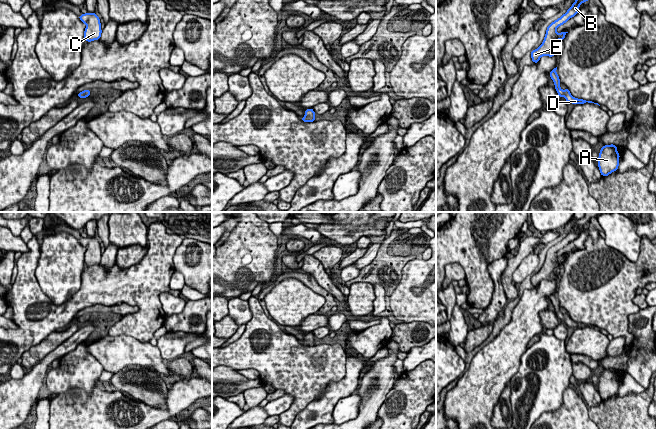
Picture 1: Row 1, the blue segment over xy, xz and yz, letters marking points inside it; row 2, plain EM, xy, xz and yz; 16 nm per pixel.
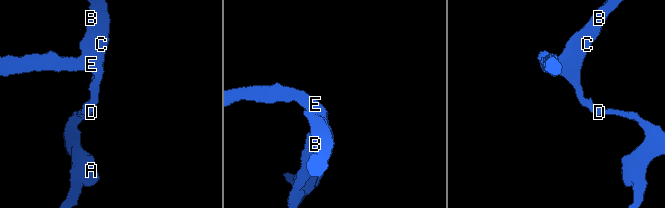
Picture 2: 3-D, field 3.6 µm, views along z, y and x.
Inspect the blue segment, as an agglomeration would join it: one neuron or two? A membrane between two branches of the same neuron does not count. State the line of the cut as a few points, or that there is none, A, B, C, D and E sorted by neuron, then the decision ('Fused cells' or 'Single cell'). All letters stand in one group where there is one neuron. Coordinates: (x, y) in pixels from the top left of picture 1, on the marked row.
No split. Groups: A B C D E. Single cell

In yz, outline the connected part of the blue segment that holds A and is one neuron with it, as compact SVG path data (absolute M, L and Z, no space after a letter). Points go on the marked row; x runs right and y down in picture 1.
M605 145L601 148L598 157L598 167L602 176L608 176L618 170L619 157L616 145Z

